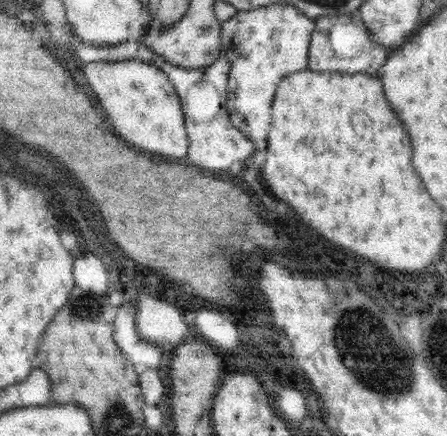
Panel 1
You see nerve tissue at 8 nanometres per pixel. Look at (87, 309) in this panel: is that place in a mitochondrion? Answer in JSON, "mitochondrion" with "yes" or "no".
{"mitochondrion":"yes"}

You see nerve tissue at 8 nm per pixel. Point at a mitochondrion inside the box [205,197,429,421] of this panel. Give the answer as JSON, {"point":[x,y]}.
{"point":[357,345]}

